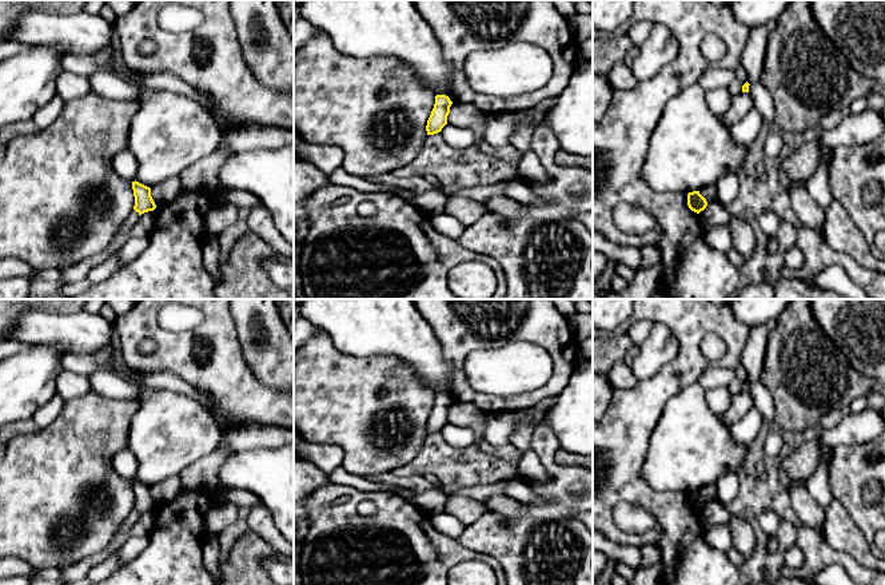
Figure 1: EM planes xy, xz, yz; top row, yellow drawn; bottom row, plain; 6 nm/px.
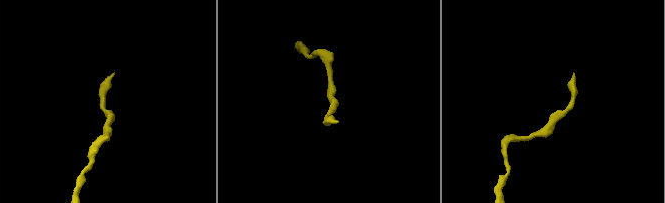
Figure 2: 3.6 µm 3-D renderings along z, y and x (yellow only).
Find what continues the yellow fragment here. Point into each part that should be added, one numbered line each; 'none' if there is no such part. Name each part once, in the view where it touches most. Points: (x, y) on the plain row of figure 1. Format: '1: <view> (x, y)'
none

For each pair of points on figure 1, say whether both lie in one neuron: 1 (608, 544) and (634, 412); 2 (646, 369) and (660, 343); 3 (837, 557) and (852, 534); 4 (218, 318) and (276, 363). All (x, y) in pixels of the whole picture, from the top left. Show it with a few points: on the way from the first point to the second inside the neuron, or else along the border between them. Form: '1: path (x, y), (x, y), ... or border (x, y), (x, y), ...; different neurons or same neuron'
1: border (606, 536), (621, 544), (638, 548); different neurons
2: path (646, 362), (657, 350); same neuron
3: border (820, 533), (830, 546), (846, 552), (868, 568); different neurons
4: border (230, 313), (246, 363); different neurons

